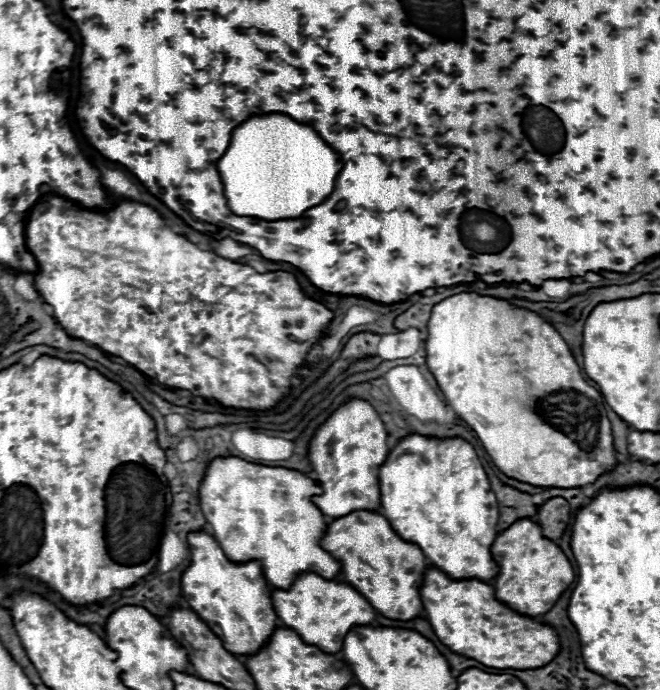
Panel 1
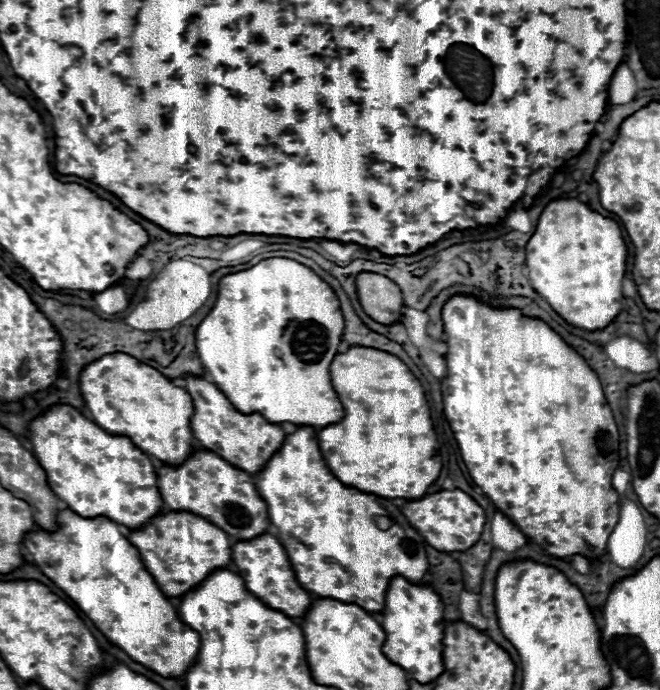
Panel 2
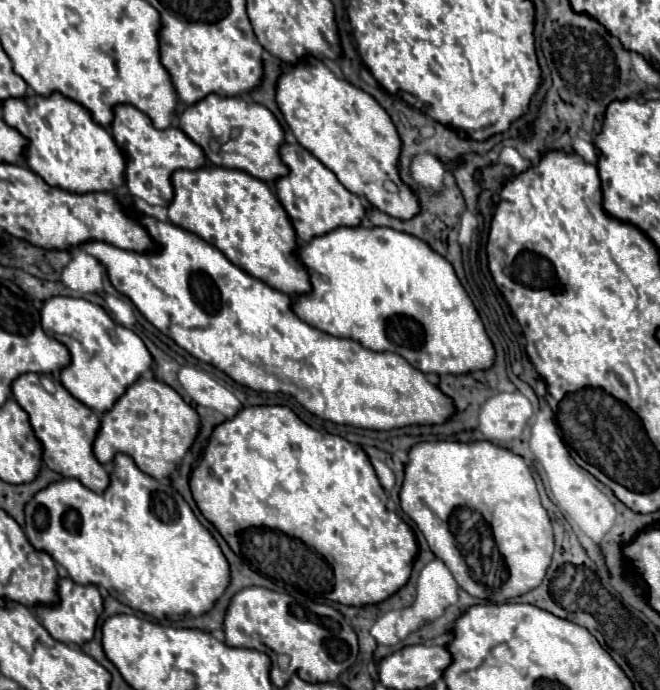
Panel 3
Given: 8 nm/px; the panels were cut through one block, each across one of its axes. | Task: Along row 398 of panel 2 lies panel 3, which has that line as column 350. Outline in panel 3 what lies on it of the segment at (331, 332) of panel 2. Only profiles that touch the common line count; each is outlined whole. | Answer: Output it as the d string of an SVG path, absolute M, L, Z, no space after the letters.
M336 228L300 246L298 258L310 272L312 290L294 298L294 312L310 326L338 338L358 340L374 352L394 352L424 374L466 374L494 366L496 352L486 328L452 264L416 236L392 228Z

